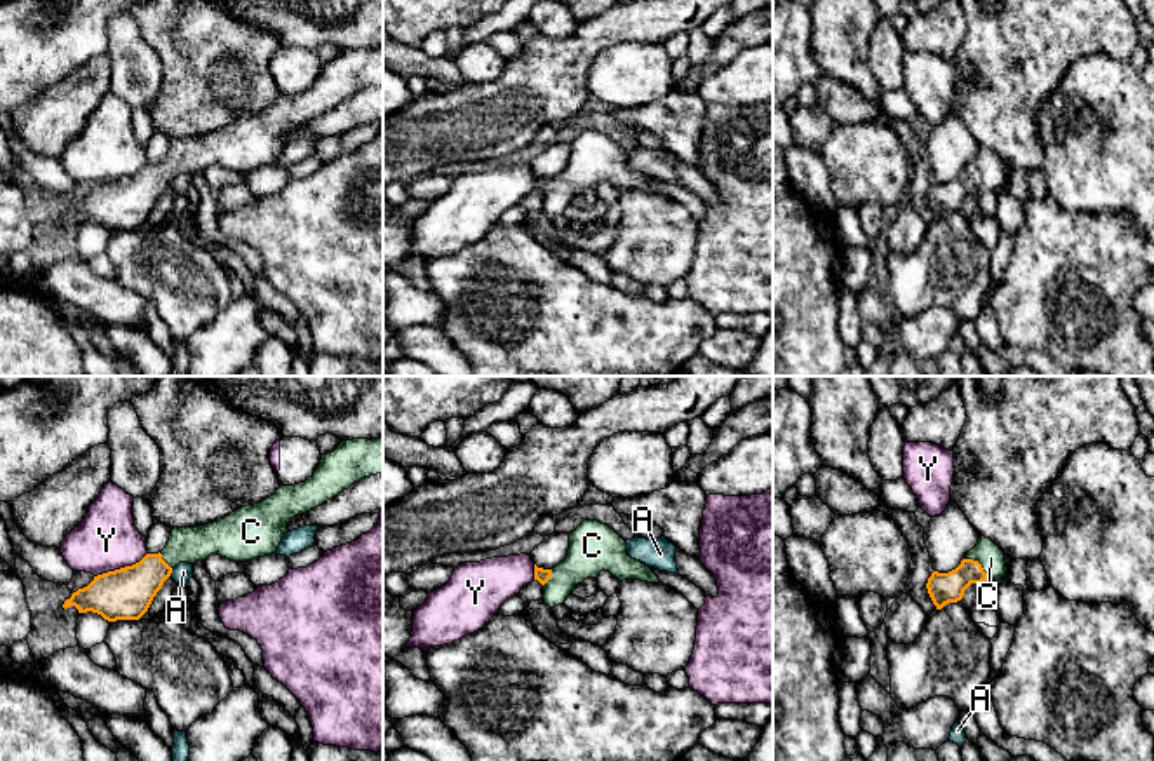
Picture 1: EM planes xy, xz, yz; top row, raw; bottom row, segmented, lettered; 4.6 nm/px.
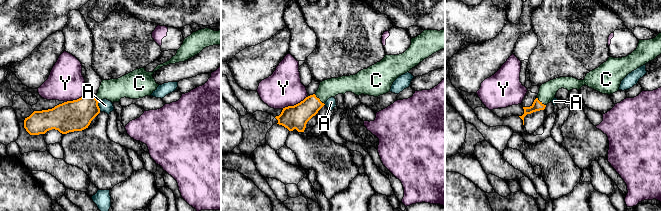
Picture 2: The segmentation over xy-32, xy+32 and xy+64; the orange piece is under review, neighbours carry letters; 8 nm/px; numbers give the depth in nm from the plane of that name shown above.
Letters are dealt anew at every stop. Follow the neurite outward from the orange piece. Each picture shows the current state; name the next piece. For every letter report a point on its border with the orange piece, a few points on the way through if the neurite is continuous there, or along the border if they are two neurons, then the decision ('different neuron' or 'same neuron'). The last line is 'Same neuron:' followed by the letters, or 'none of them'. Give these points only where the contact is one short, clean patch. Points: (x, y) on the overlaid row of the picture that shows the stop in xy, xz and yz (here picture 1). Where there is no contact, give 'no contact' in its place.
A: xy (171, 572) | along xy (173, 568), (169, 575) | different neuron
C: yz (980, 565) | across yz (944, 587), (949, 587), (980, 565), (991, 558) | same neuron
Y: xy (120, 568) | along xy (147, 552), (131, 565), (94, 577) | different neuron
Same neuron: C

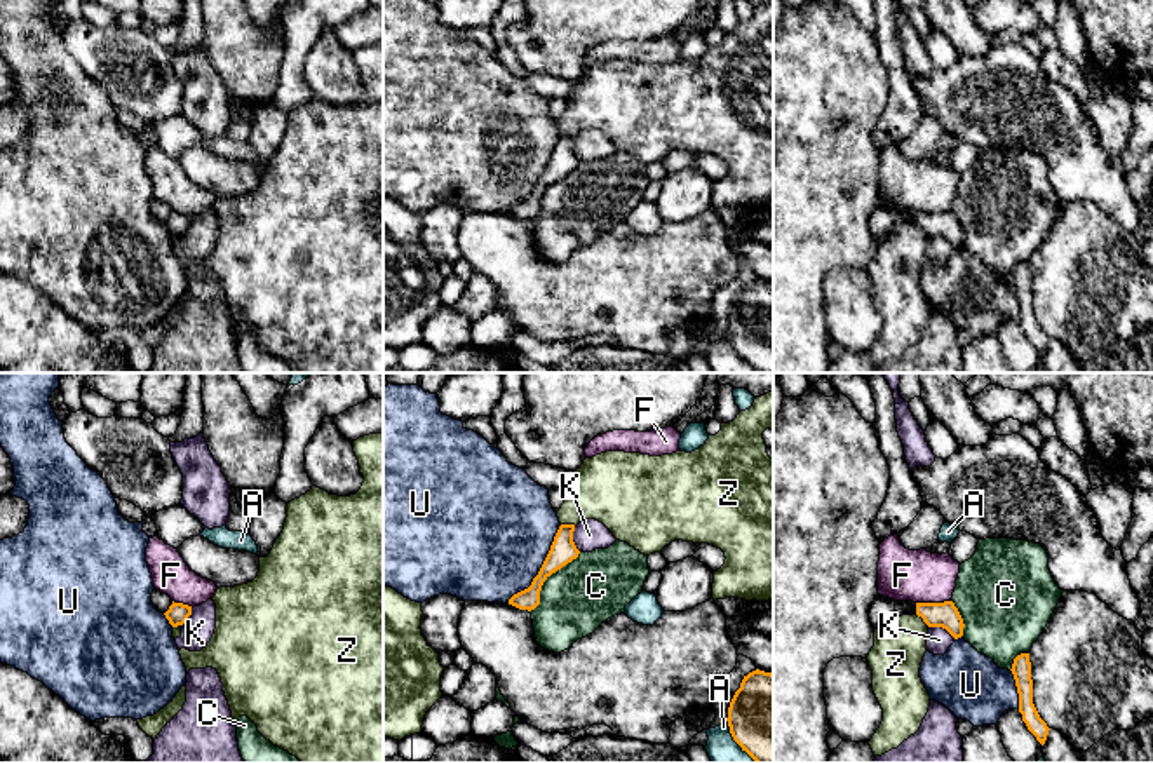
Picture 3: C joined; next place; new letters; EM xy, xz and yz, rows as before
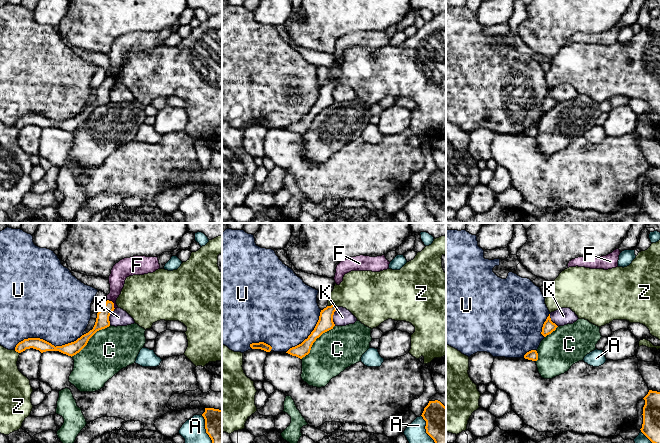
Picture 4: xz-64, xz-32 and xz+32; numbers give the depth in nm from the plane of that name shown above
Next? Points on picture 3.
A: xz (735, 741) | different neuron
C: xz (546, 579) | different neuron
F: yz (932, 603) | along yz (950, 600), (917, 603) | different neuron
K: yz (943, 627) | along yz (929, 626), (939, 626), (955, 638) | different neuron
U: xz (542, 567) | different neuron
Z: xz (568, 525) | different neuron
Same neuron: none of them

